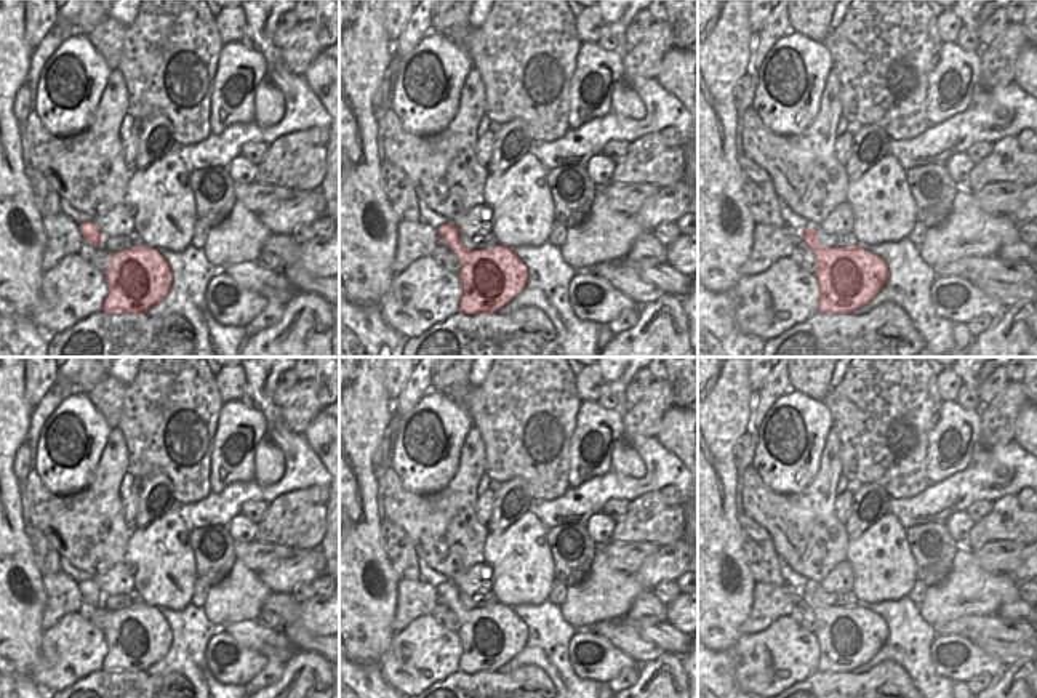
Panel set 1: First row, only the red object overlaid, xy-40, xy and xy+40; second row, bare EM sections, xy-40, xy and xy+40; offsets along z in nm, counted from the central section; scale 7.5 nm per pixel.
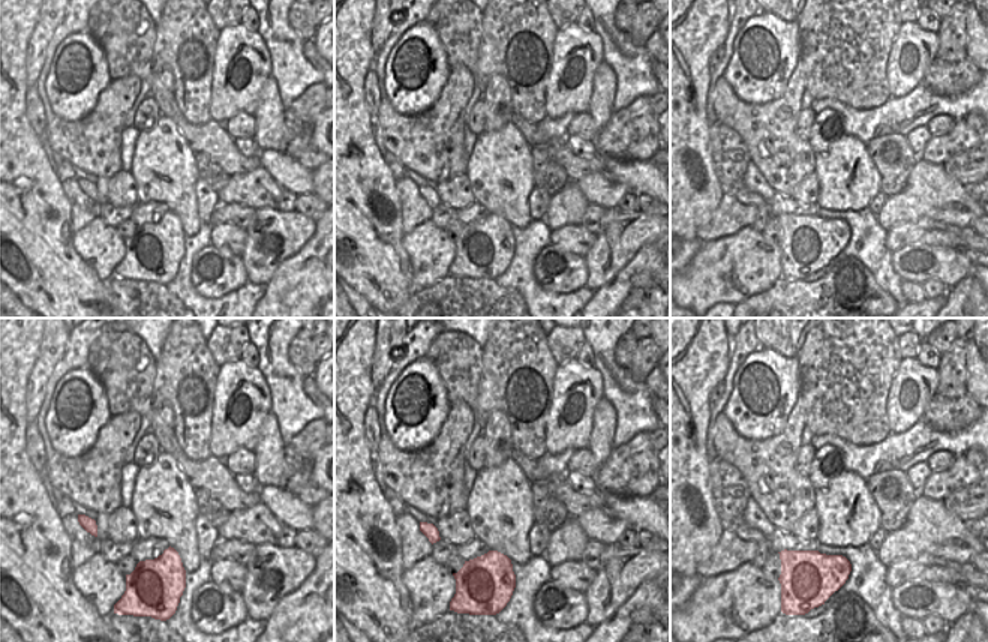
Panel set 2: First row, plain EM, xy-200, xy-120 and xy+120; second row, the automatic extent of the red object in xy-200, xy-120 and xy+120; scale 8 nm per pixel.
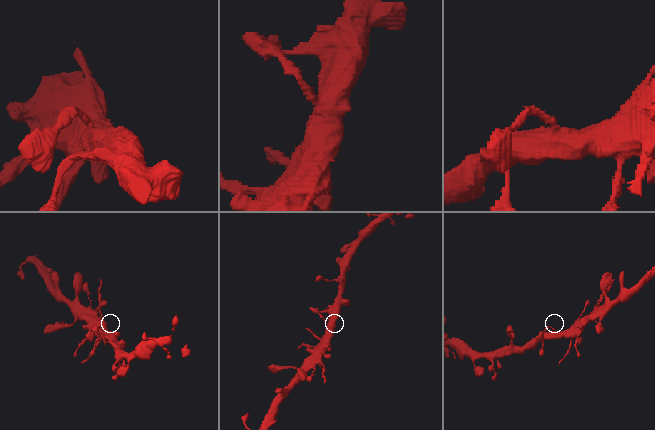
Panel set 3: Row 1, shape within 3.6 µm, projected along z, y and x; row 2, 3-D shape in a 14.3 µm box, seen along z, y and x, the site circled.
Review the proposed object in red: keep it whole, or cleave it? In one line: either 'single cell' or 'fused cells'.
single cell

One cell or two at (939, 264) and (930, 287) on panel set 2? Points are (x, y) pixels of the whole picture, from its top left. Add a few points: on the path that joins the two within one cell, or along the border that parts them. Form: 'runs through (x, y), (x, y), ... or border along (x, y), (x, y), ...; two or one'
border along (922, 284), (930, 279), (939, 279), (948, 288); two

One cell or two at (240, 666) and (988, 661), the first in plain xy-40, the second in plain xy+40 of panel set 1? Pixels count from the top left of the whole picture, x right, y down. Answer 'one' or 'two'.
one

